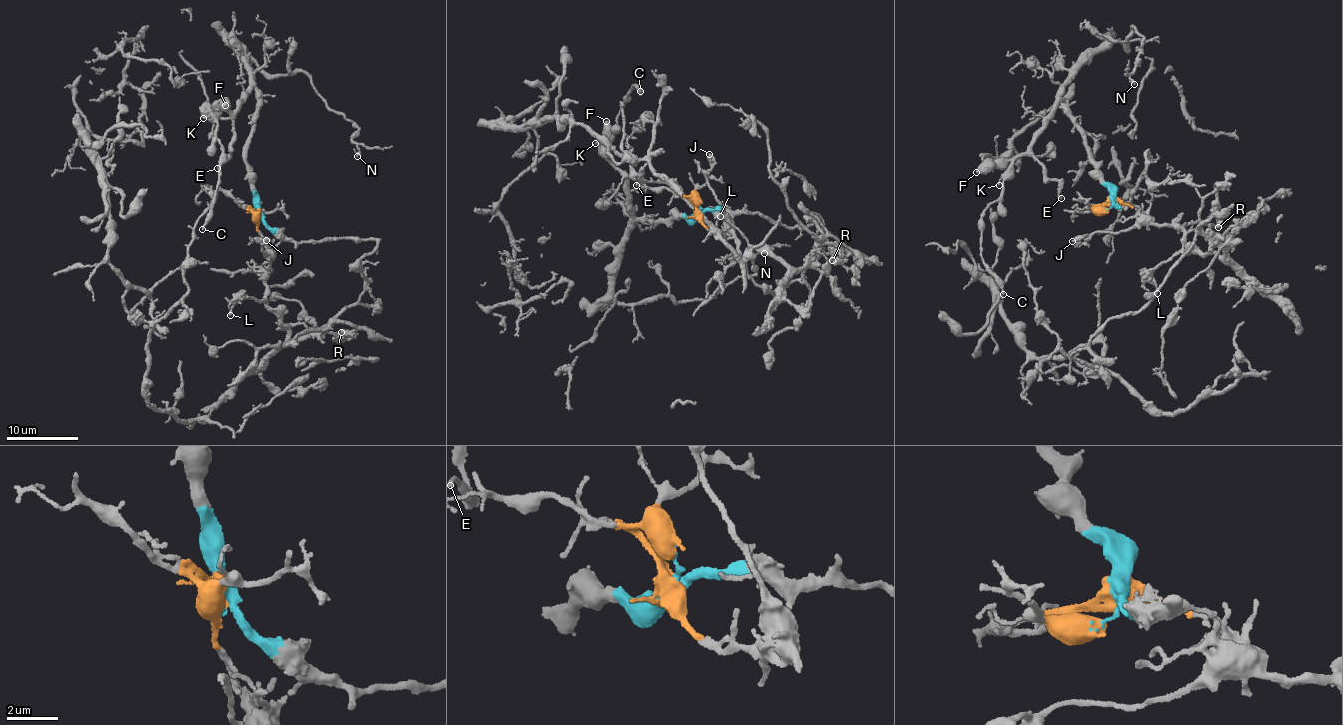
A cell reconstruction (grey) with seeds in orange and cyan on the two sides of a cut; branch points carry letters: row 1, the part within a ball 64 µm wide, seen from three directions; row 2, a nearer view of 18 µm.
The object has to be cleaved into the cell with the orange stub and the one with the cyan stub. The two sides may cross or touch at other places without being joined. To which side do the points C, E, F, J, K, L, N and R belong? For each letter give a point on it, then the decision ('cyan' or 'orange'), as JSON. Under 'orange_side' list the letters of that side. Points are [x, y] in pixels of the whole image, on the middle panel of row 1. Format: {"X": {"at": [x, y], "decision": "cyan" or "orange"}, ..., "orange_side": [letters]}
{"C": {"at": [640, 91], "decision": "cyan"}, "E": {"at": [636, 185], "decision": "cyan"}, "F": {"at": [606, 121], "decision": "cyan"}, "J": {"at": [709, 154], "decision": "orange"}, "K": {"at": [595, 143], "decision": "cyan"}, "L": {"at": [720, 216], "decision": "orange"}, "N": {"at": [764, 253], "decision": "cyan"}, "R": {"at": [832, 260], "decision": "orange"}, "orange_side": ["J", "L", "R"]}

